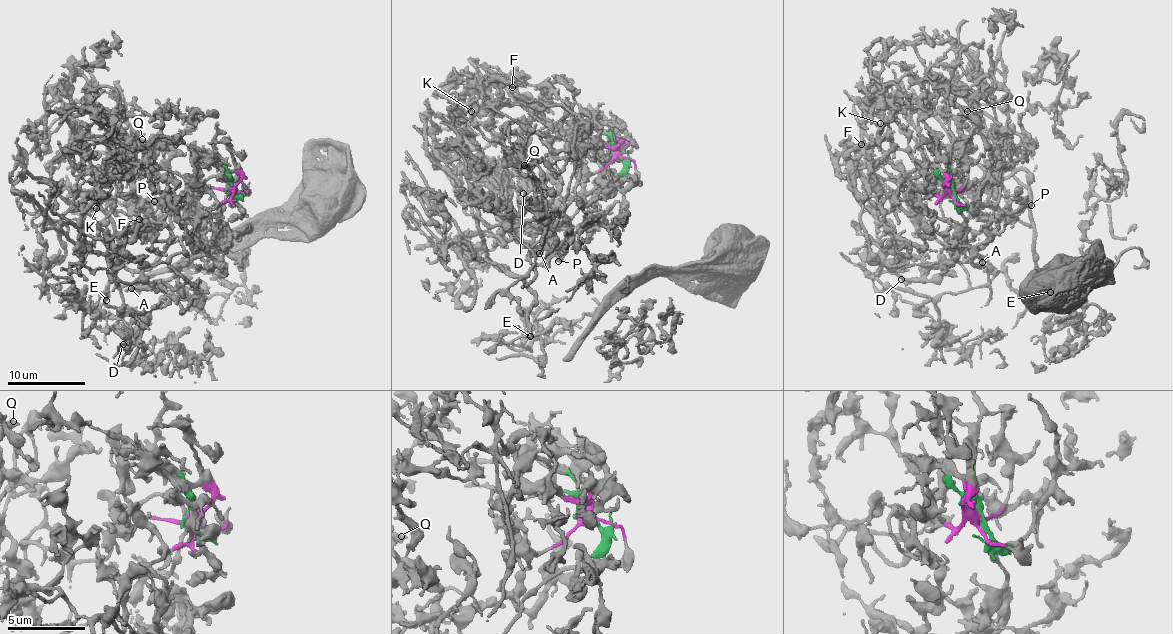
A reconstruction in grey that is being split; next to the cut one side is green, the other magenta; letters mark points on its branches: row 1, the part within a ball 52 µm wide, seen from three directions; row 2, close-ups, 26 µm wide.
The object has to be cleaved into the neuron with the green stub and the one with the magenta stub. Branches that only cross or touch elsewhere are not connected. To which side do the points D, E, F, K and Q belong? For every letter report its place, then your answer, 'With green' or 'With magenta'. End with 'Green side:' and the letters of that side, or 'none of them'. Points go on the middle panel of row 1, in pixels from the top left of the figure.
D: Place: (523, 193). With magenta
E: Place: (530, 336). With green
F: Place: (512, 87). With magenta
K: Place: (471, 111). With magenta
Q: Place: (524, 165). With magenta
Green side: E

